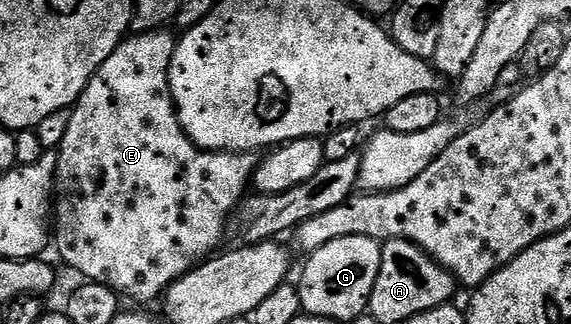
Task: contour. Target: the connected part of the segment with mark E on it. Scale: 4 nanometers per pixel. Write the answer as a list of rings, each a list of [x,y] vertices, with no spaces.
[[[169,30],[142,32],[122,40],[111,58],[99,66],[97,73],[90,78],[89,85],[81,91],[81,97],[69,112],[67,134],[63,134],[63,142],[57,152],[55,244],[57,240],[57,252],[62,262],[74,268],[86,281],[107,286],[122,297],[130,296],[133,300],[153,300],[156,296],[158,299],[180,276],[185,276],[194,266],[212,257],[222,247],[221,239],[226,239],[229,218],[246,195],[255,171],[252,155],[244,152],[206,152],[198,150],[189,141],[188,134],[181,128],[177,109],[173,106],[173,95],[169,93],[169,63],[176,48],[177,40]]]

